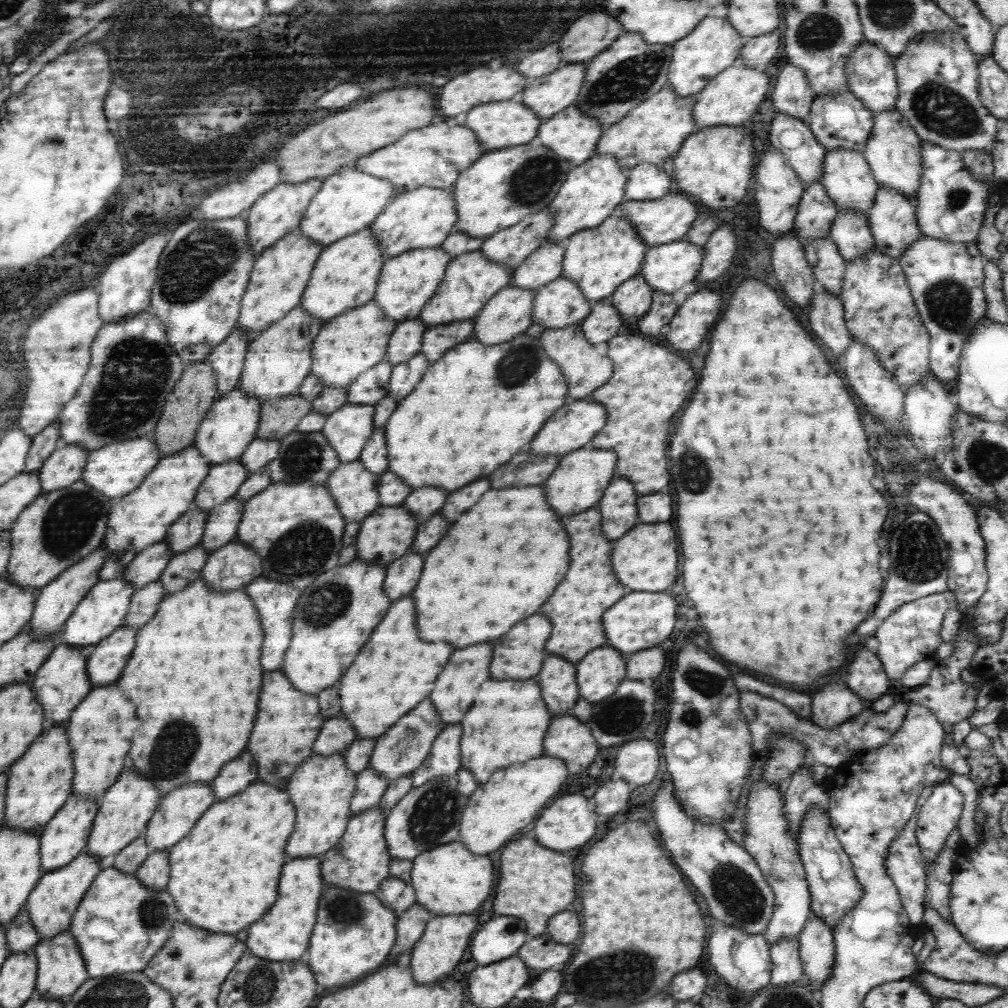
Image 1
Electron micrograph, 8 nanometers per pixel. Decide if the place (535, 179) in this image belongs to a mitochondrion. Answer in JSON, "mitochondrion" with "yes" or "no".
{"mitochondrion":"yes"}

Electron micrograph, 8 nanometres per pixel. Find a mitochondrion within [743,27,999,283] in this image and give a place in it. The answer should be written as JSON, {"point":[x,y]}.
{"point":[943,111]}

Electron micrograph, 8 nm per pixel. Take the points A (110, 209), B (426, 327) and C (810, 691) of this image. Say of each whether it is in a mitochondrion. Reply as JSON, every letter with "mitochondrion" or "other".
{"A":"other","B":"other","C":"other"}

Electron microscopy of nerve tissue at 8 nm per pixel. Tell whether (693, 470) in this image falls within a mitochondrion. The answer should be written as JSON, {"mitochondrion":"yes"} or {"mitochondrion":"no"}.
{"mitochondrion":"yes"}

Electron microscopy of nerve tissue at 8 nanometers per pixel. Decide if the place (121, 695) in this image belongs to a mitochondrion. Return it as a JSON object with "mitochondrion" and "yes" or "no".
{"mitochondrion":"no"}

